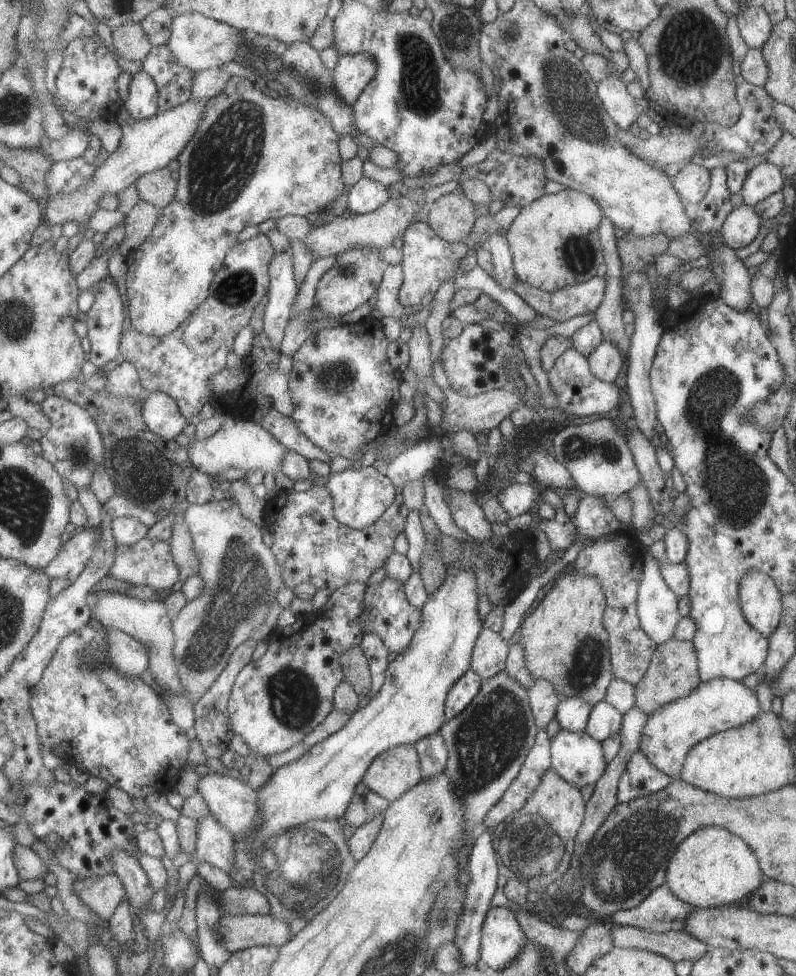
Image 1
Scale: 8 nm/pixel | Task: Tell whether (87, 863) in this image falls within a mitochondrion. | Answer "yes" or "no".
no

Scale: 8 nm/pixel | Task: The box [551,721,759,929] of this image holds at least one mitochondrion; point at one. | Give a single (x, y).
(625, 861)

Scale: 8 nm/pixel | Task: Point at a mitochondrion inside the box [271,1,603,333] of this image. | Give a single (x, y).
(420, 86)

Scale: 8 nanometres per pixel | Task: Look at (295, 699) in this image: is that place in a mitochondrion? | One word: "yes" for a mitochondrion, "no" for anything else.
yes

